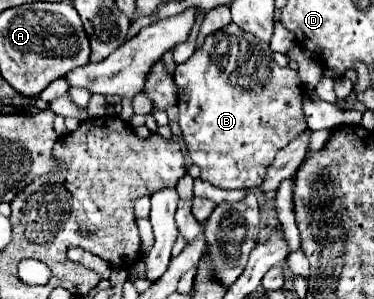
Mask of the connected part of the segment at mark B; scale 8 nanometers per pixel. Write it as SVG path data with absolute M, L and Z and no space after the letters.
M230 24L228 28L220 30L220 32L214 32L212 36L208 36L208 40L204 42L204 48L198 48L192 58L188 60L188 64L180 64L176 66L176 72L174 72L174 82L178 86L178 122L180 122L180 128L182 128L182 136L184 136L184 144L186 144L186 150L188 150L188 156L190 160L200 168L200 178L210 182L212 186L216 188L224 188L224 190L234 190L234 188L256 188L260 186L260 180L264 178L264 172L268 168L268 164L274 160L276 152L282 150L288 142L292 142L296 136L300 136L306 128L306 118L304 118L304 110L302 110L302 100L304 100L304 88L300 86L300 78L298 78L298 72L292 70L292 68L280 68L274 58L270 56L272 50L268 48L266 42L262 42L260 38L244 32L242 28L238 28L236 24Z

